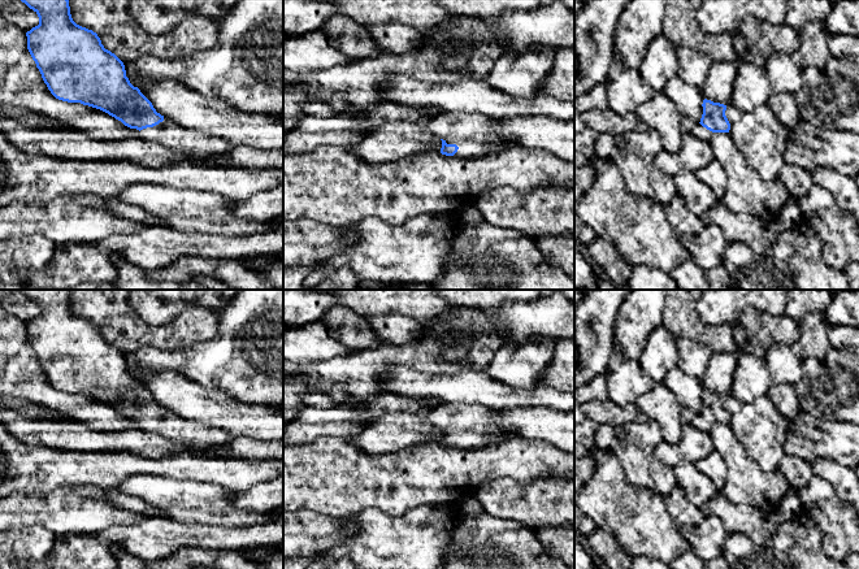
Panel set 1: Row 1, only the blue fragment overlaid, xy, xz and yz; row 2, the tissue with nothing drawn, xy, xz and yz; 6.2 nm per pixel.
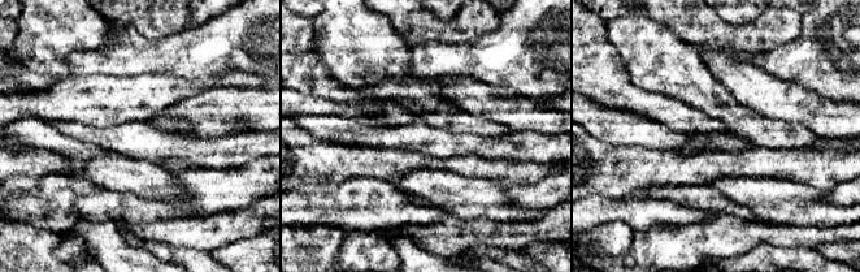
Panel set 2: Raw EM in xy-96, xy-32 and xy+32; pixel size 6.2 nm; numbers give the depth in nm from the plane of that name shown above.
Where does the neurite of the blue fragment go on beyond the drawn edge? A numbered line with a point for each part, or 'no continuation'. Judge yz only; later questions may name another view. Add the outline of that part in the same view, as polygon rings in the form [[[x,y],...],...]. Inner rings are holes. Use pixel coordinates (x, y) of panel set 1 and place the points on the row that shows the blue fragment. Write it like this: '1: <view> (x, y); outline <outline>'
1: yz (699, 131); outline [[[698,123],[691,134],[694,134],[697,138],[700,138],[703,140],[710,140],[711,135],[712,135],[712,131],[707,130],[706,127],[703,127],[700,123]]]

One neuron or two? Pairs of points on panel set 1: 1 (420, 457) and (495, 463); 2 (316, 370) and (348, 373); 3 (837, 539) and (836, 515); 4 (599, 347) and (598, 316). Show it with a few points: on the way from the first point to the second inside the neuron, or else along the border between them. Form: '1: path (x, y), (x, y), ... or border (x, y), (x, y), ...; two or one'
1: path (438, 463), (477, 463); one
2: path (324, 373), (341, 373); one
3: path (837, 533), (837, 521); one
4: path (598, 339), (598, 324); one

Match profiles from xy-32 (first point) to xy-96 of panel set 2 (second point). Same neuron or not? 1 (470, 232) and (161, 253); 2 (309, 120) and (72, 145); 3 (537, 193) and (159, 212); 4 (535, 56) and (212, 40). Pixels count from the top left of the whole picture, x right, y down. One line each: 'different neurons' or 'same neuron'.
1: different neurons
2: different neurons
3: same neuron
4: same neuron

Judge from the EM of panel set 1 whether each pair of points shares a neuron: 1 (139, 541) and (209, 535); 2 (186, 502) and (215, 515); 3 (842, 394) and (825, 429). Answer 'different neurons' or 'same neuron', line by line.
1: same neuron
2: same neuron
3: different neurons

